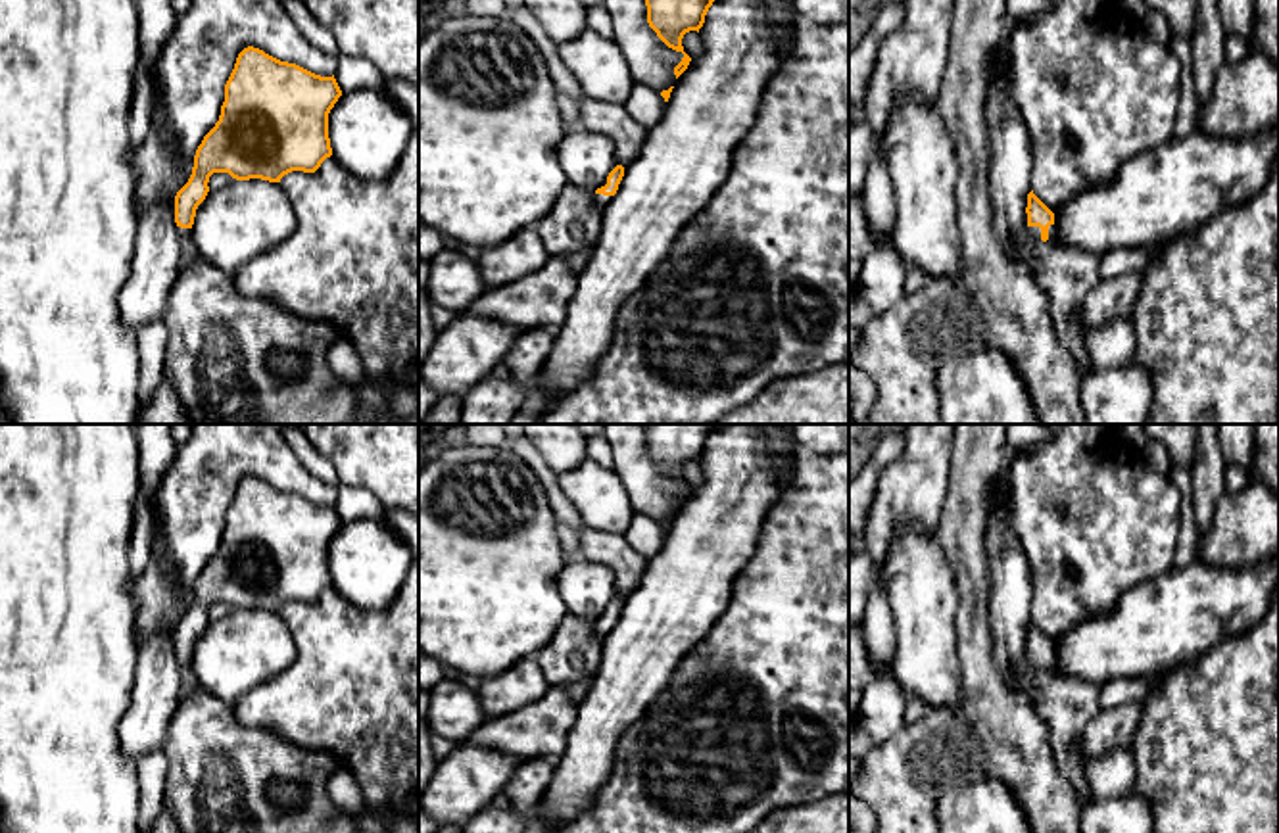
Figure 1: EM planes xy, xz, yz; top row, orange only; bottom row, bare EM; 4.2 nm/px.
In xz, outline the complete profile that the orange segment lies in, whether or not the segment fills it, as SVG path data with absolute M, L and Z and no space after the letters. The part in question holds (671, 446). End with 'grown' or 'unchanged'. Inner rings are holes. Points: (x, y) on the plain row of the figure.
M645 424L647 453L672 480L682 482L674 497L676 509L688 499L691 488L684 482L682 468L705 453L705 445L720 424Z; unchanged

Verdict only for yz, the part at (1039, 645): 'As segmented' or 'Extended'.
Extended

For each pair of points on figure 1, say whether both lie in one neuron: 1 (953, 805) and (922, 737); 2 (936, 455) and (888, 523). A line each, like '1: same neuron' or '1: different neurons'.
1: different neurons
2: same neuron

